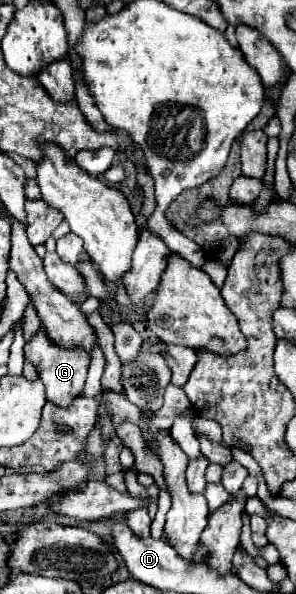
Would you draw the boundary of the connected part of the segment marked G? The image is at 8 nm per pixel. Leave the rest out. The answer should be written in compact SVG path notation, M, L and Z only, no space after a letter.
M44 329L30 339L30 343L26 343L24 347L24 357L28 361L32 361L36 367L40 367L40 379L46 385L46 395L48 399L58 405L58 407L68 407L72 403L72 399L76 399L78 395L82 395L84 391L84 383L86 383L86 375L88 375L88 355L82 349L58 349L44 333Z

